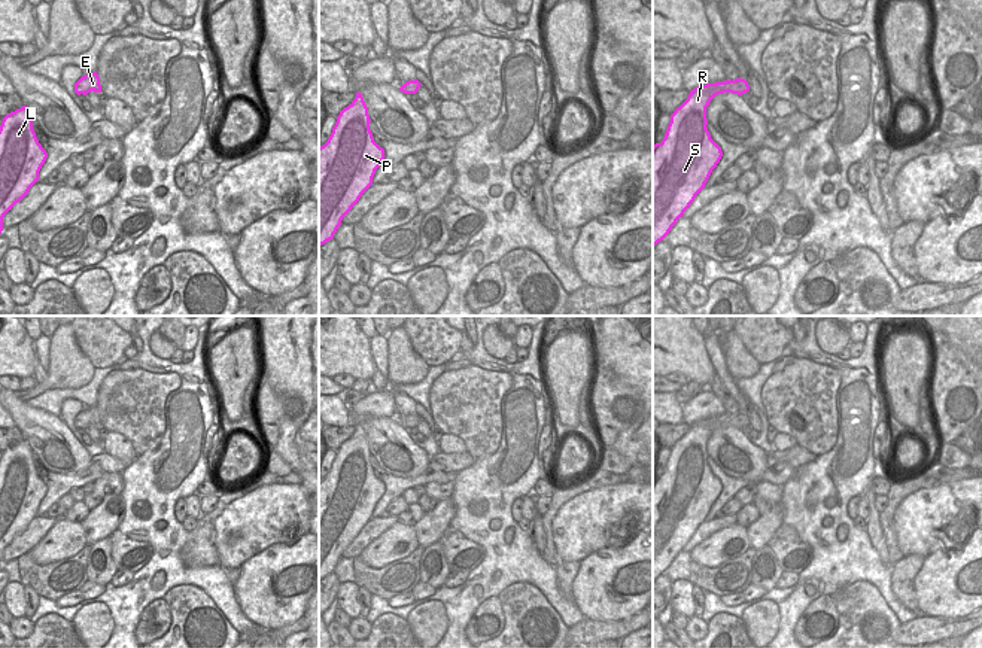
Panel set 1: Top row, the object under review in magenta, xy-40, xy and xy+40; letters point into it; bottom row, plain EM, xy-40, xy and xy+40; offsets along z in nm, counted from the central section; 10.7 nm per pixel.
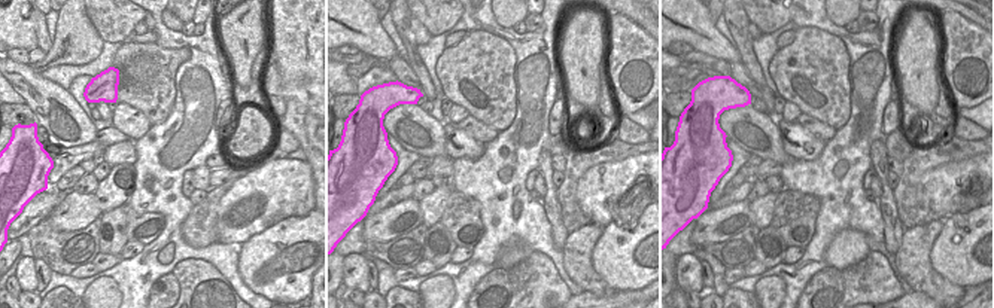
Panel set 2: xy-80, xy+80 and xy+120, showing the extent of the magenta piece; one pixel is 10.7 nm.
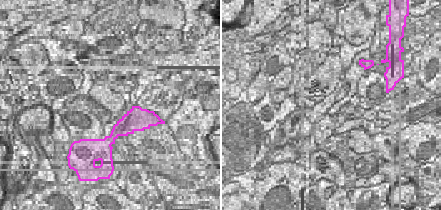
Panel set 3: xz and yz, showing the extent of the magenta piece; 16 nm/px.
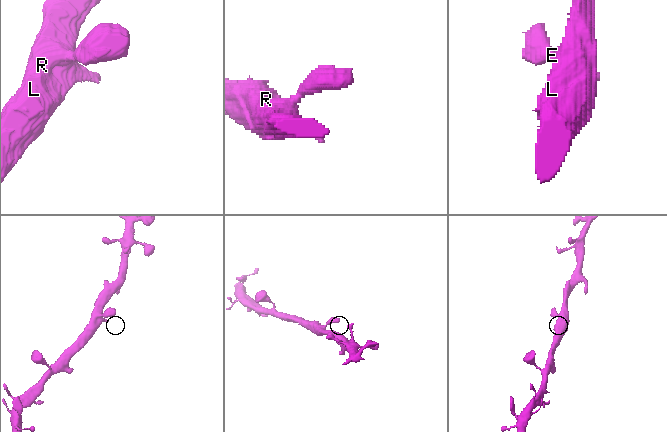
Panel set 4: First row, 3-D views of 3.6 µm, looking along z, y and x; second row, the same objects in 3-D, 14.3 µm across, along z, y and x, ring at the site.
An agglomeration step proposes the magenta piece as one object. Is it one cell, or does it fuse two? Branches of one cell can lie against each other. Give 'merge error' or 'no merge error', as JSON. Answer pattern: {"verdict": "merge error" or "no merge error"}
{"verdict": "no merge error"}

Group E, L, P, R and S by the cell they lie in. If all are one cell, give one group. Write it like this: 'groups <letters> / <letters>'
groups E L P R S

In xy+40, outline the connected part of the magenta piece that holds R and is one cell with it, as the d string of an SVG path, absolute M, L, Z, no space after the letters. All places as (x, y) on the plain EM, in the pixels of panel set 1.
M741 411L706 417L691 423L687 433L671 448L665 472L653 480L653 581L682 551L723 490L721 481L711 472L706 462L706 441L711 433L724 426L742 429L748 425L748 416Z

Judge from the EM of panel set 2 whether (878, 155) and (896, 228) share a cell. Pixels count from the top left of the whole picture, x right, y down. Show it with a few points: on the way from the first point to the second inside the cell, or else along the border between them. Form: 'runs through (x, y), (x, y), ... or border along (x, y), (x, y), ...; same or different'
runs through (882, 173), (888, 210); same

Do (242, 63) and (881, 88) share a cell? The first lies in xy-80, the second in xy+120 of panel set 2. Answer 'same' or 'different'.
different

